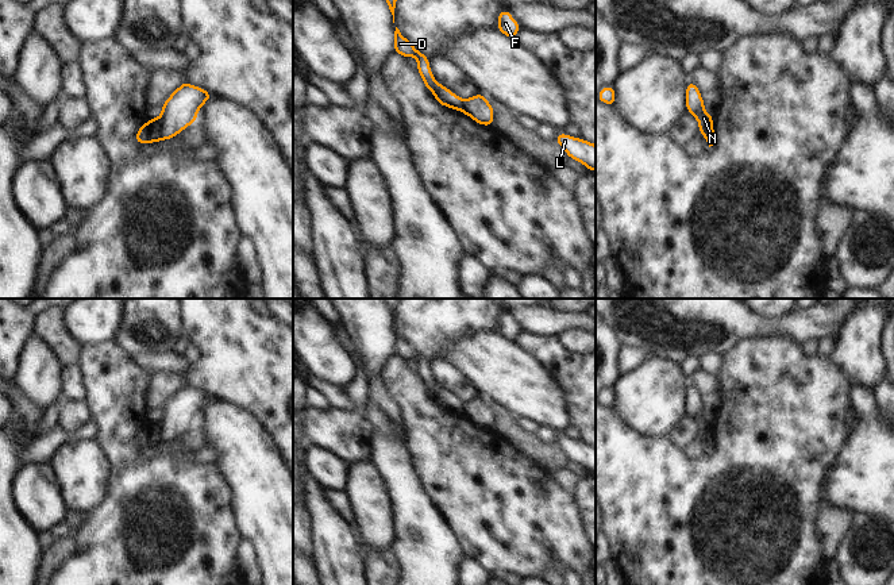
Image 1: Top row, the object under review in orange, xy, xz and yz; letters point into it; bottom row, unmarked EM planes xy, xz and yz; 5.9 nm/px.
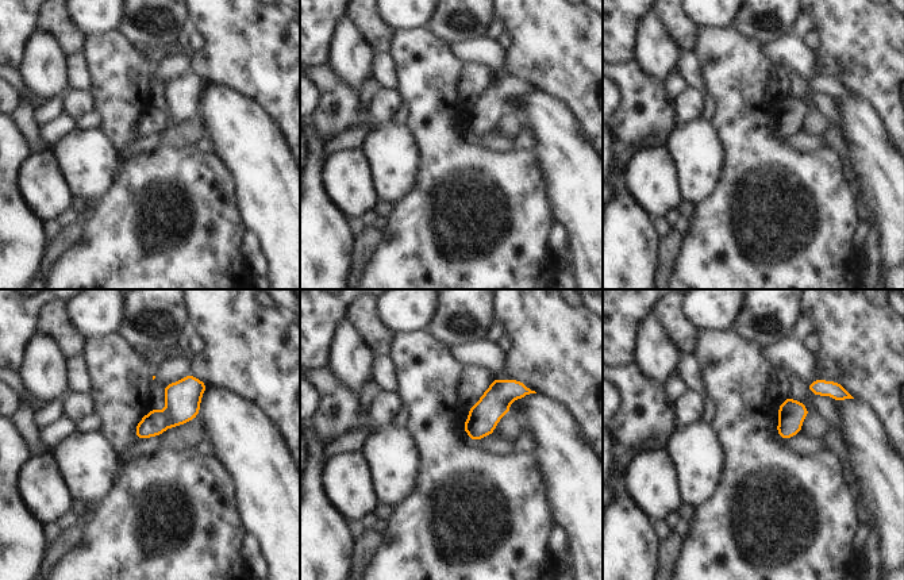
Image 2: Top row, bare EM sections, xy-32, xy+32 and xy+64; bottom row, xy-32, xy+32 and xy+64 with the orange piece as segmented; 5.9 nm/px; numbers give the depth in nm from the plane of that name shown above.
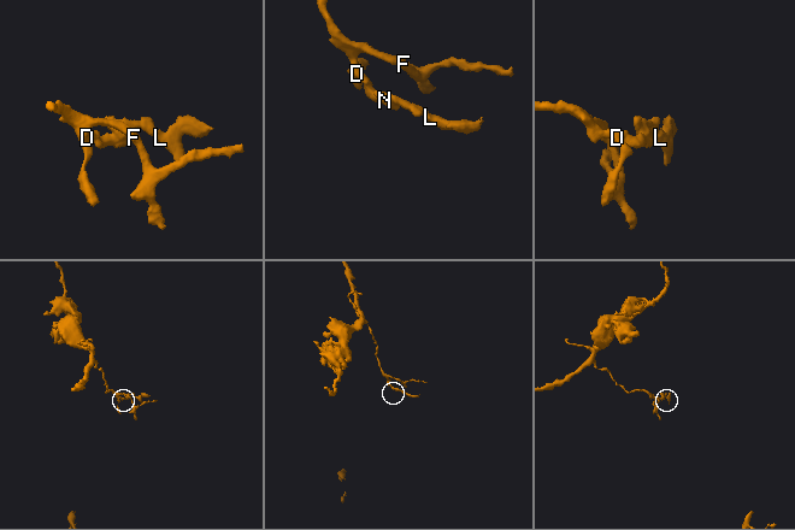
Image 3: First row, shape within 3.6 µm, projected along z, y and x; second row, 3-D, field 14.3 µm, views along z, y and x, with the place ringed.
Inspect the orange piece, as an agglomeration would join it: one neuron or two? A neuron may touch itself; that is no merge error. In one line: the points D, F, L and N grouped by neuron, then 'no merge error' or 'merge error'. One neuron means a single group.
D F / L N | merge error

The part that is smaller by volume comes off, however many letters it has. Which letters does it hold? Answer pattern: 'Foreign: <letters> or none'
Foreign: L, N

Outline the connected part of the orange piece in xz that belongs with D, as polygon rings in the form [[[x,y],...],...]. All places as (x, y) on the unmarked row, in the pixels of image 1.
[[[396,330],[394,343],[393,343],[394,355],[400,357],[404,361],[415,359],[417,365],[417,376],[420,377],[425,390],[432,395],[433,401],[443,409],[461,413],[463,401],[455,397],[452,393],[439,386],[431,373],[429,361],[420,355]]]

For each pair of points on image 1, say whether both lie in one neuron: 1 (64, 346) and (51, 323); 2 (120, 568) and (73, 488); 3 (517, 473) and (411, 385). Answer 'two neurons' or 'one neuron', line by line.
1: one neuron
2: two neurons
3: one neuron

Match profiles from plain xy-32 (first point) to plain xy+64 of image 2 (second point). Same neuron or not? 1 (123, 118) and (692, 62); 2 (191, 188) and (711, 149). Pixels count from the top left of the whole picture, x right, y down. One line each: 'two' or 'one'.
1: two
2: two

